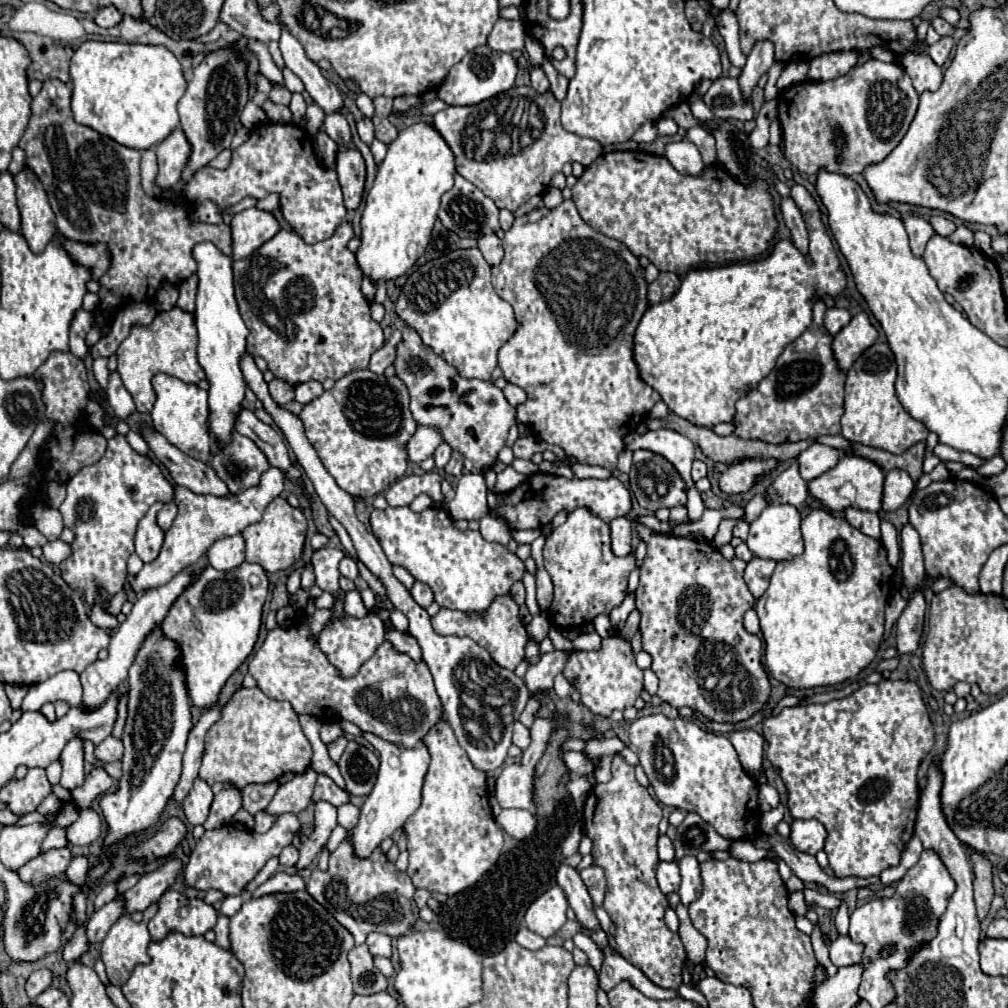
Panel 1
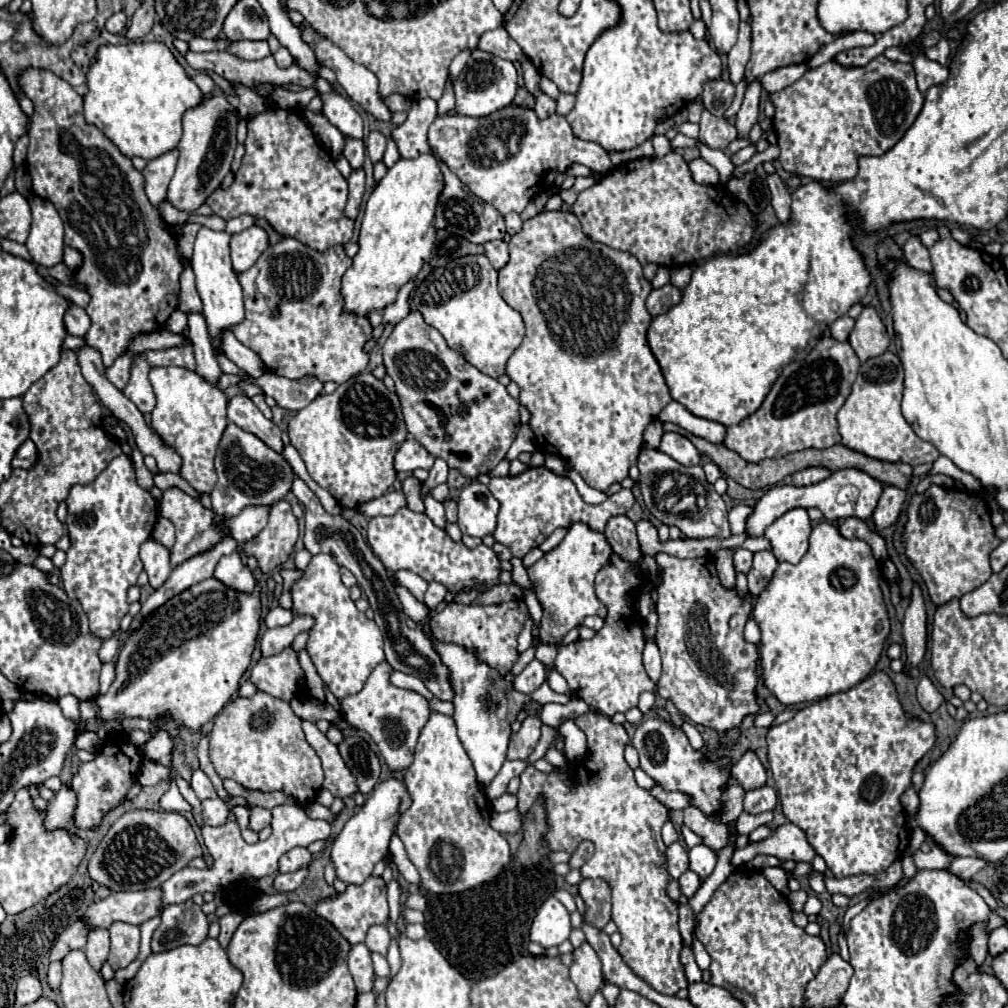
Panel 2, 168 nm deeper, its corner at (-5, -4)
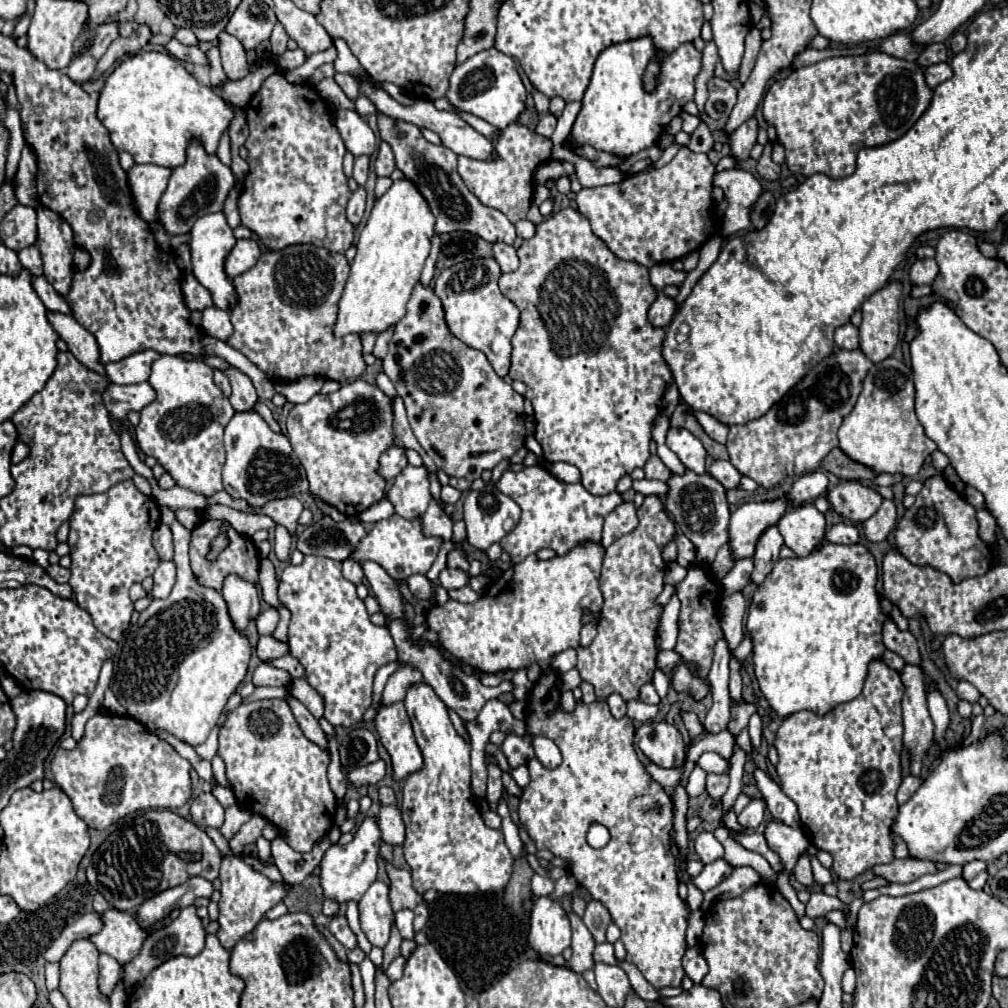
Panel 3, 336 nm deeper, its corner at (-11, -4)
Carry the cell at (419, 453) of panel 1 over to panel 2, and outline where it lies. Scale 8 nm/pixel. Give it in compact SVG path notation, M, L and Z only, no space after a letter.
M413 437L403 441L393 457L393 467L399 473L401 471L413 471L413 469L429 471L433 467L433 463L435 463L435 457L429 451L425 451L417 441L413 441Z

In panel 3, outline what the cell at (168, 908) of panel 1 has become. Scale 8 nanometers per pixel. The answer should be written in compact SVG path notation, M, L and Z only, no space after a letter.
M195 905L185 907L175 921L171 921L163 929L157 929L157 931L149 933L149 937L143 943L141 953L133 961L129 961L127 965L123 965L127 991L133 991L137 985L141 985L143 983L143 977L147 977L147 973L151 973L151 969L159 967L163 961L171 959L173 955L189 955L189 957L197 955L205 947L205 935L207 935L205 933L205 927L203 927L203 923L201 923L201 919L197 915Z

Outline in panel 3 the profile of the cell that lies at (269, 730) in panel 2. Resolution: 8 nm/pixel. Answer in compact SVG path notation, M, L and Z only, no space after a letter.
M269 699L269 701L253 701L241 703L227 719L223 729L219 731L219 751L217 755L225 761L227 777L231 781L231 789L235 791L237 805L251 813L263 815L279 829L285 829L285 841L295 851L309 851L317 839L321 839L329 827L333 825L335 817L335 795L329 789L327 781L327 767L329 767L329 753L323 753L315 743L303 737L295 715L287 701L283 699Z

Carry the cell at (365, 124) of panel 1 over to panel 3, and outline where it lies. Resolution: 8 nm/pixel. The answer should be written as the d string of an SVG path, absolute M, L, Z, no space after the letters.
M381 141L379 145L379 153L377 153L377 159L375 159L375 171L379 177L389 177L395 169L395 157L393 157L393 151L391 147Z

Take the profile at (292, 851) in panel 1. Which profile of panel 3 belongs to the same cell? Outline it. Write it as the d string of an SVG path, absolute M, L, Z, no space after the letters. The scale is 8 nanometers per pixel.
M281 837L271 841L271 853L273 853L273 863L279 867L283 879L289 885L301 883L307 875L313 873L313 869L321 863L325 851L331 847L329 837L321 837L309 853L299 853L291 849Z

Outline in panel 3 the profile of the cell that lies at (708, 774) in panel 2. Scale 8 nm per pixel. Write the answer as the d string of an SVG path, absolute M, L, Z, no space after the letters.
M649 721L637 729L637 745L645 757L659 767L683 767L685 741L681 733L665 721Z

